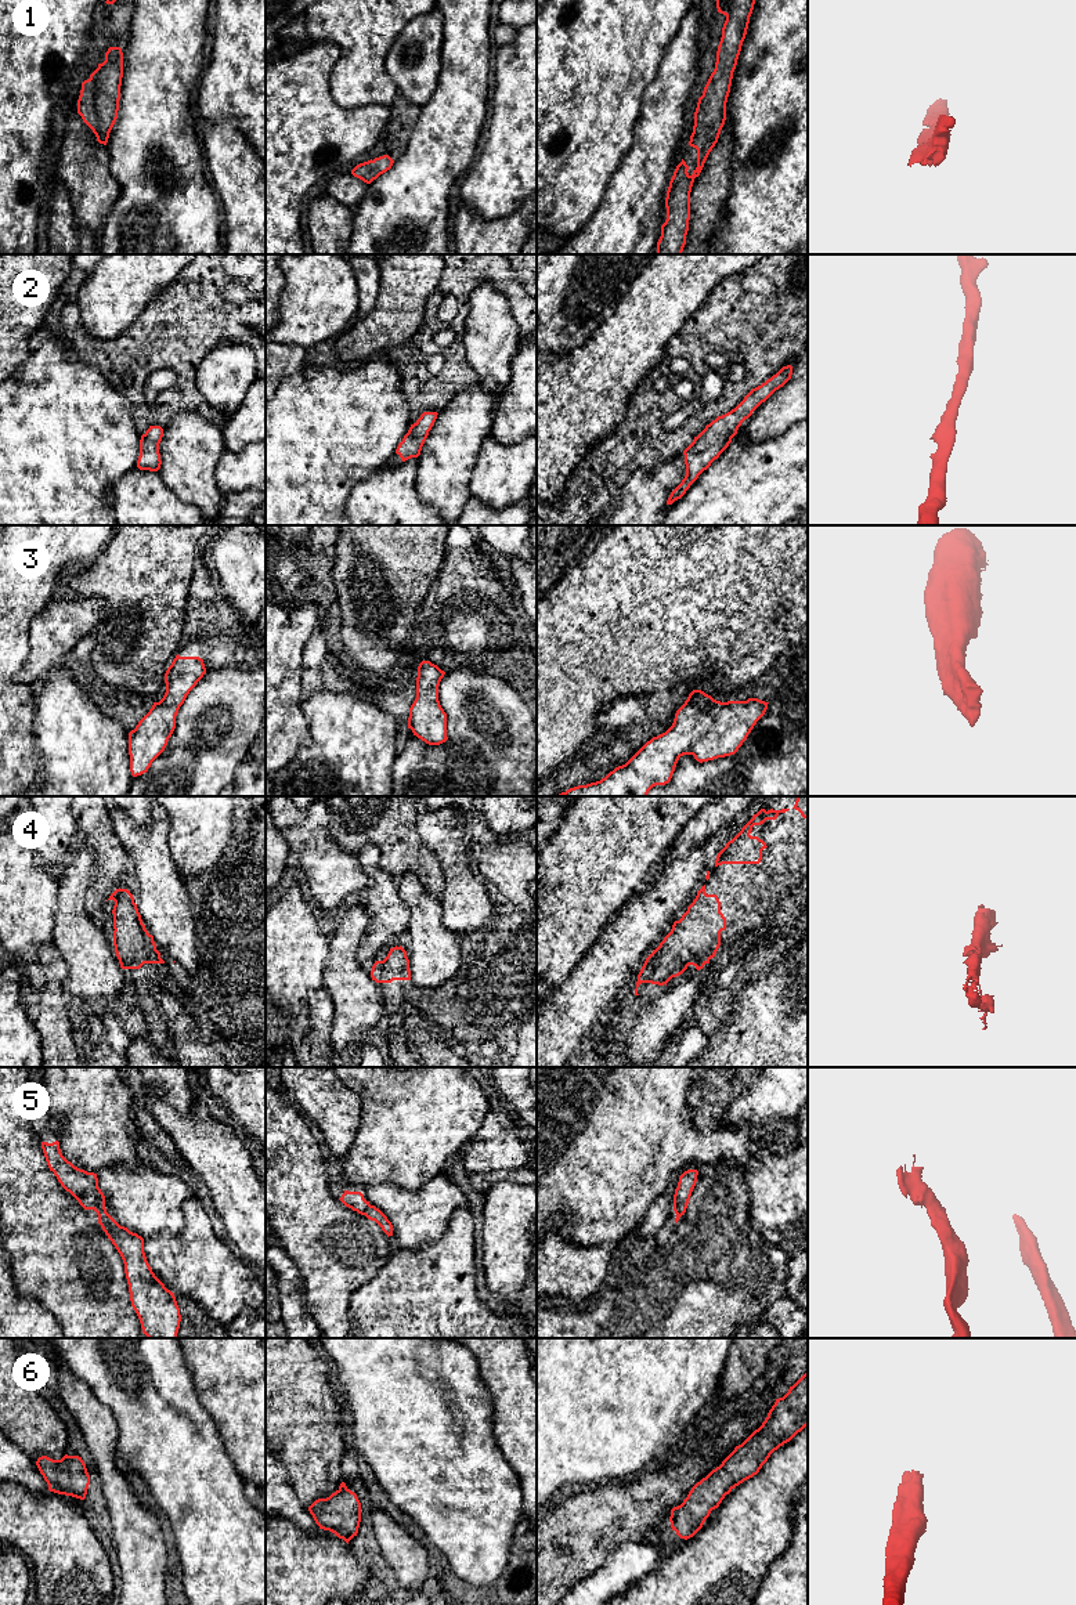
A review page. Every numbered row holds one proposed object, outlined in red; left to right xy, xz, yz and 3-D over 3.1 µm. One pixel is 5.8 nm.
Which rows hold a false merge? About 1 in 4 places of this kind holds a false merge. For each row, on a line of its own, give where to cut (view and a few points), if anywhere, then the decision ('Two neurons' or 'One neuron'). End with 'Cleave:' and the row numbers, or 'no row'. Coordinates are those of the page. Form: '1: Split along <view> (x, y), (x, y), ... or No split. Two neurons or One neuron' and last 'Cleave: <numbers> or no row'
1: No split. One neuron
2: No split. One neuron
3: No split. One neuron
4: No split. One neuron
5: No split. One neuron
6: No split. One neuron
Cleave: no row

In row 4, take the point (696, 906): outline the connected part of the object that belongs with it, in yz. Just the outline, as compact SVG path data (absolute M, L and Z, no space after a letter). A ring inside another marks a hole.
M705 885L697 892L696 899L679 921L675 921L671 932L660 946L646 958L636 982L635 995L642 983L667 986L667 983L682 975L689 965L697 970L703 969L715 957L721 946L721 932L726 929L726 918L721 912L721 901L716 894L707 894Z

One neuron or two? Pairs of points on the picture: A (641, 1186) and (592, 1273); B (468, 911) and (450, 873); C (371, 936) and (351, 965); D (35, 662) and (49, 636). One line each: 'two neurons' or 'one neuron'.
A: two neurons
B: one neuron
C: two neurons
D: one neuron

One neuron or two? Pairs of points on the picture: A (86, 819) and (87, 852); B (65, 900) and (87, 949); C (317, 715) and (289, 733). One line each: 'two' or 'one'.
A: two
B: one
C: two

